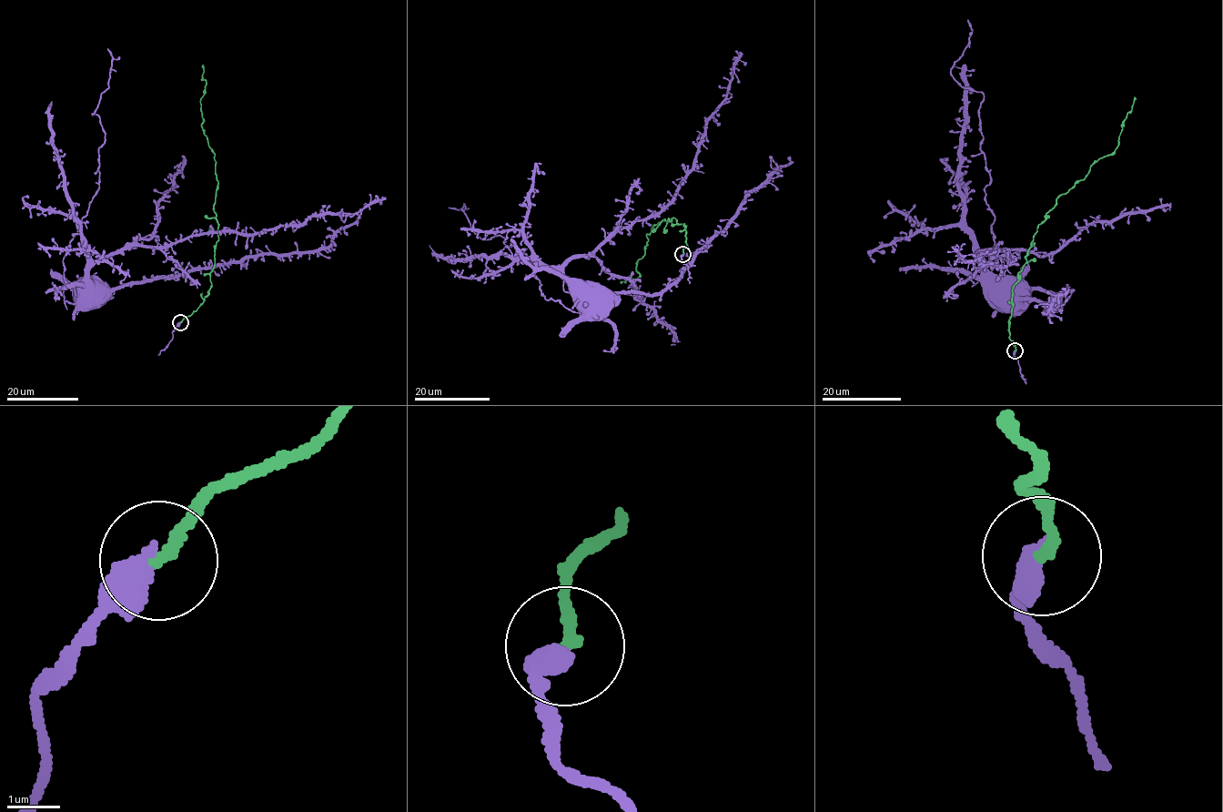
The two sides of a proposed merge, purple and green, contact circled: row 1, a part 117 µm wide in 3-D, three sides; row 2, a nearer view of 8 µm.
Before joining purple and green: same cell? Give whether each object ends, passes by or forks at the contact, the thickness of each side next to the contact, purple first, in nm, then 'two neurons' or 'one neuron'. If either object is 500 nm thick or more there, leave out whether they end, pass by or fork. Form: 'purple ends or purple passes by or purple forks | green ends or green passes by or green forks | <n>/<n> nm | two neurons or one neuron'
purple ends | green ends | 440/200 nm | one neuron

